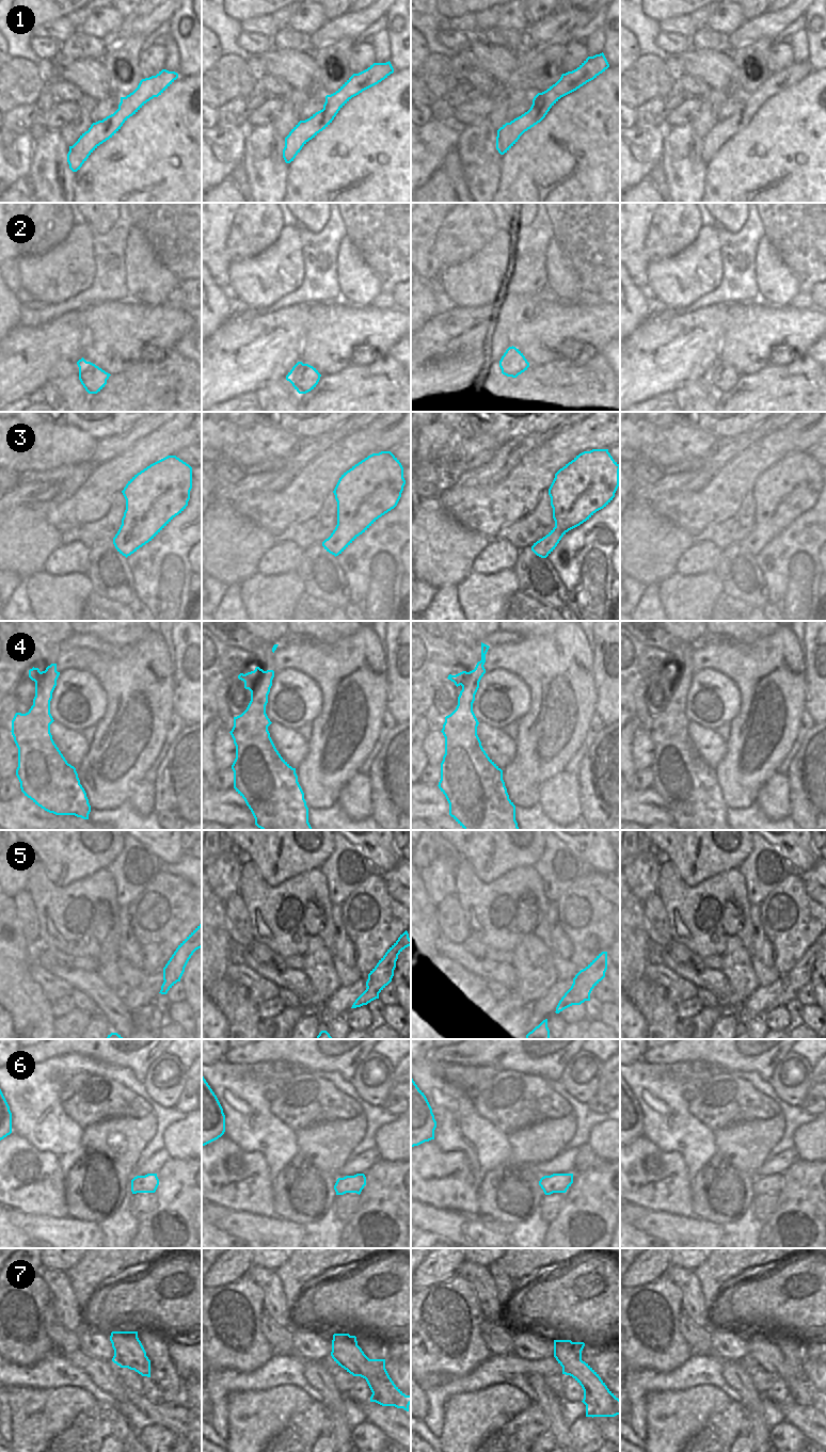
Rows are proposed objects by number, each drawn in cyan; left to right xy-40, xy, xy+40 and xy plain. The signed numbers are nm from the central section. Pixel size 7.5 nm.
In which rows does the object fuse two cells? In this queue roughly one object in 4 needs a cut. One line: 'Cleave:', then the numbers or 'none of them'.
Cleave: 5

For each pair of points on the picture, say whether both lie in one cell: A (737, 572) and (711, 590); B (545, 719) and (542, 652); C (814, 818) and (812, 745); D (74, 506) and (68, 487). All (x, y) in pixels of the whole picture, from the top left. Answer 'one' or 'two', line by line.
A: two
B: one
C: one
D: two

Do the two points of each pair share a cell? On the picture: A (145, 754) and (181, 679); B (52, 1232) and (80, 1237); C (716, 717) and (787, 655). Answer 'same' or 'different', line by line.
A: different
B: same
C: different

